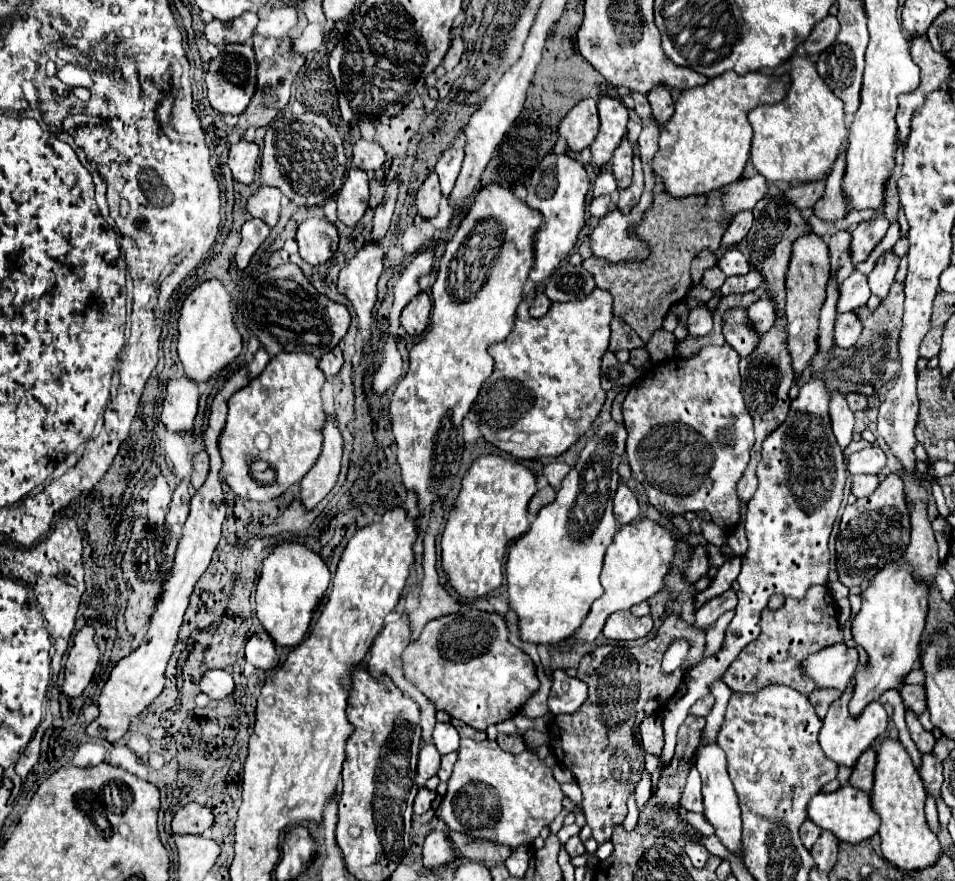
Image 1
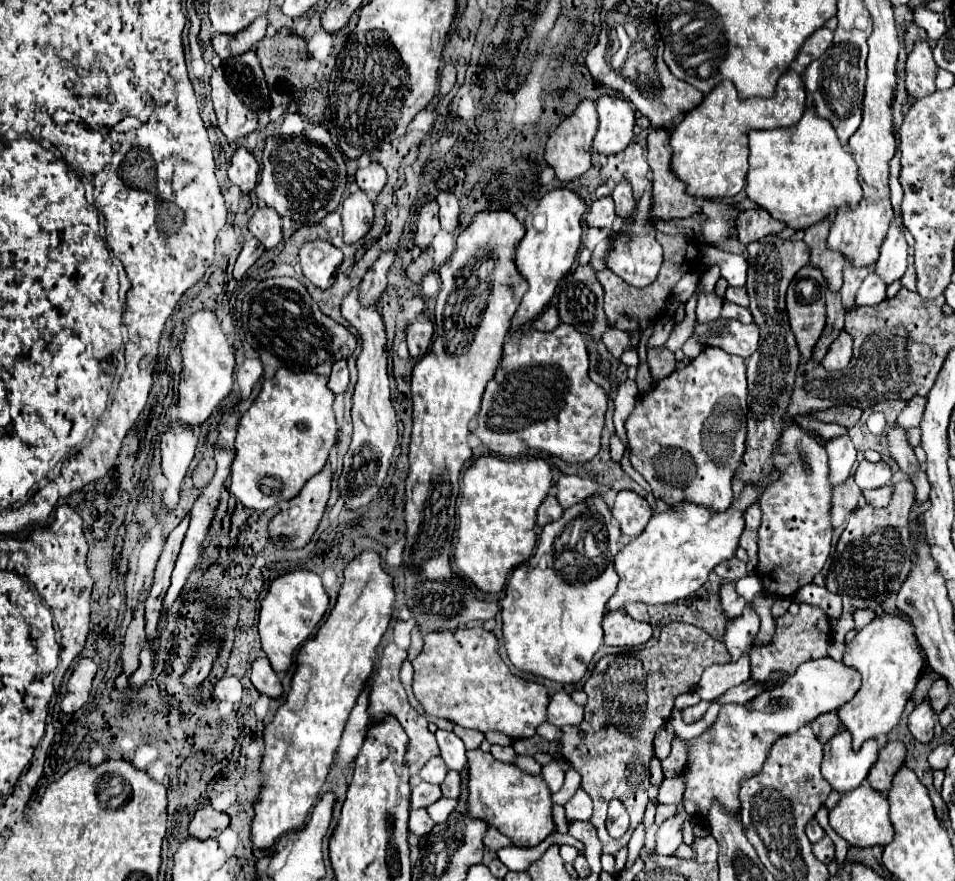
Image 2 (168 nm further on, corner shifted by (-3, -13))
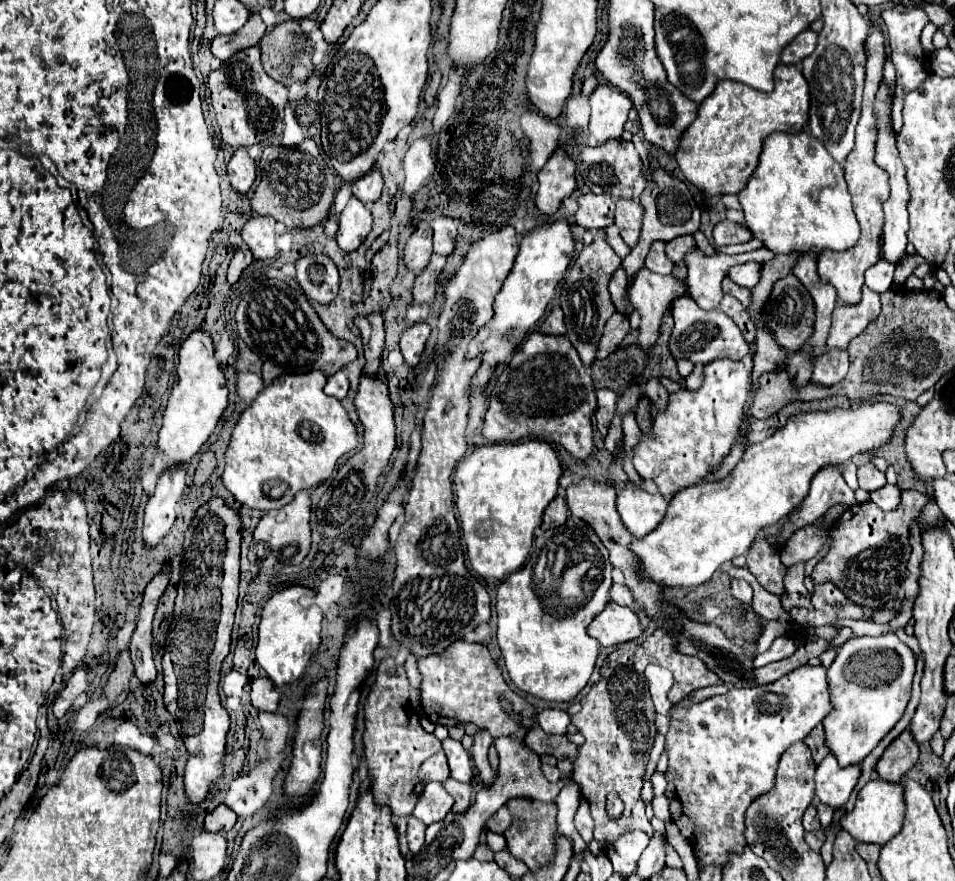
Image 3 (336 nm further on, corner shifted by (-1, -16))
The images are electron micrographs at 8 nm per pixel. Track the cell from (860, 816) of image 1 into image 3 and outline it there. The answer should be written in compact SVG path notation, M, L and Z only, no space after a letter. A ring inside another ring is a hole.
M874 778L860 790L854 810L842 818L842 828L848 830L858 842L872 842L872 844L882 846L882 844L886 844L888 838L892 838L900 832L904 812L906 812L904 786L898 782Z

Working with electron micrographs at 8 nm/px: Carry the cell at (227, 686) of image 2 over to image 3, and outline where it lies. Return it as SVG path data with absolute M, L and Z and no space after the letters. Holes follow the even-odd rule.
M230 670L222 678L222 690L224 690L226 696L240 696L242 688L244 688L244 682L246 682L244 674L240 674L236 670Z

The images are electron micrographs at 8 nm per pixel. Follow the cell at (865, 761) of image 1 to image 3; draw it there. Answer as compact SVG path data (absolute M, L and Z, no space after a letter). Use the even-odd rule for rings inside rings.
M906 728L880 756L876 764L876 772L882 780L900 782L902 776L918 762L920 748L912 738L912 732Z

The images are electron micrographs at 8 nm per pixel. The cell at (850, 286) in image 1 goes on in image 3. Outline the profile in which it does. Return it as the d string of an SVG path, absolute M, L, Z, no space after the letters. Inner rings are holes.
M880 258L872 268L868 268L868 272L866 272L866 286L872 288L878 294L886 292L890 288L892 280L894 280L894 270L896 270L894 262L888 262L888 260Z

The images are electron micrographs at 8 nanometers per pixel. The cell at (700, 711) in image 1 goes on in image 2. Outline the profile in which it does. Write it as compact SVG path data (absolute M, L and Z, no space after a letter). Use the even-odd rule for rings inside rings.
M748 679L746 683L742 683L742 685L730 689L730 691L724 693L724 695L720 695L716 701L718 701L720 707L724 707L724 705L728 705L728 703L742 705L742 703L754 699L758 693L762 693L762 685L754 685L754 683Z

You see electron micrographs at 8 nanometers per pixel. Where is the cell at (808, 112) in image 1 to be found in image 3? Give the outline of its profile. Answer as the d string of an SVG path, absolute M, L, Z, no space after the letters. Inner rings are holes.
M774 132L764 140L764 148L760 154L760 164L756 172L750 176L744 190L738 194L740 206L744 212L744 224L758 238L764 248L774 254L804 254L804 252L846 252L860 238L860 226L856 224L856 216L850 202L848 184L844 180L842 166L828 156L828 150L818 140L812 140L810 134L782 134Z

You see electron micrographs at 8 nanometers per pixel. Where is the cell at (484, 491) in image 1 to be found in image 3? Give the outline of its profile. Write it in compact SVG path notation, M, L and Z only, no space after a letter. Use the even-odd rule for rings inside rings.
M540 438L518 444L484 444L460 460L452 482L474 572L500 580L524 564L532 550L534 530L542 524L542 512L556 496L560 474L562 466L556 452Z

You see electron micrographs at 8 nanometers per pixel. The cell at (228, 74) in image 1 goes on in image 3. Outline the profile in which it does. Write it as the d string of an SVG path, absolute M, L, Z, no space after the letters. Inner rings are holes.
M260 46L244 48L208 76L208 88L212 92L212 104L216 120L222 132L222 142L240 148L260 144L274 136L276 126L284 118L288 104L288 88L272 80L260 62Z

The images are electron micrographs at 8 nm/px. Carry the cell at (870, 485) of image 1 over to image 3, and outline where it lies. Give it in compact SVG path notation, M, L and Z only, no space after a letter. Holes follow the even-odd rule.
M886 484L886 486L882 486L880 490L874 490L874 492L870 492L870 500L874 502L874 504L878 504L882 510L894 510L896 508L896 504L900 504L900 488L898 486L894 486L894 484Z

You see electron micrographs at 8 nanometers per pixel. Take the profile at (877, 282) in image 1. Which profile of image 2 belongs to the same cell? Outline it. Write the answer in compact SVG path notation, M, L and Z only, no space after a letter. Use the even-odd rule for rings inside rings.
M894 219L890 225L890 231L880 247L880 257L876 261L876 275L886 281L886 285L898 281L906 271L906 257L908 257L908 245L900 233L900 219Z

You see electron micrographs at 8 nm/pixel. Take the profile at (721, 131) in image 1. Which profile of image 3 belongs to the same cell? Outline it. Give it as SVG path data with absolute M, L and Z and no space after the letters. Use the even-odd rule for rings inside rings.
M778 64L774 70L774 90L770 94L754 90L742 82L720 80L714 92L698 106L698 118L682 134L676 162L704 196L738 194L758 166L762 142L772 132L798 134L808 122L810 92L798 66Z

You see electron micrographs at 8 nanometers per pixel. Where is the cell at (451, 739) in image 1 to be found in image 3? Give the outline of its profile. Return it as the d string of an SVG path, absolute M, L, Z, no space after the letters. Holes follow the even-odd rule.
M446 738L442 742L442 748L448 756L450 764L450 776L458 782L470 782L472 780L472 766L470 766L470 754L464 750L460 740Z

